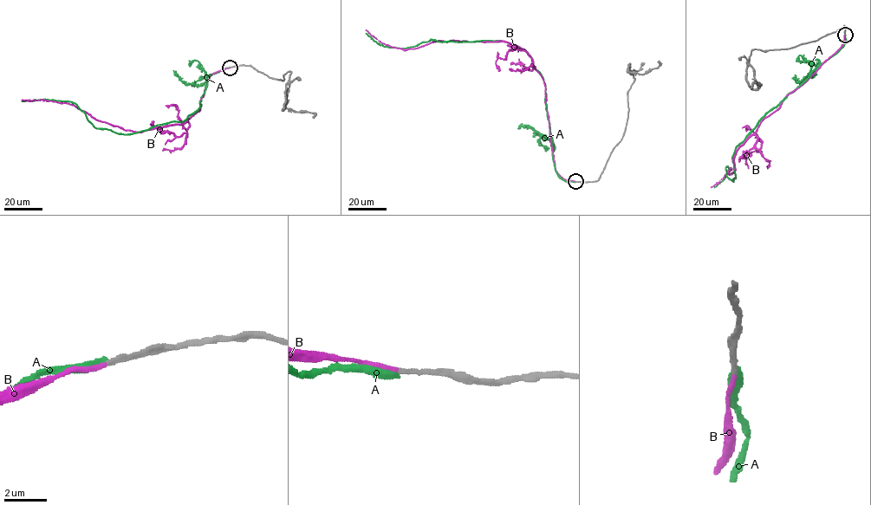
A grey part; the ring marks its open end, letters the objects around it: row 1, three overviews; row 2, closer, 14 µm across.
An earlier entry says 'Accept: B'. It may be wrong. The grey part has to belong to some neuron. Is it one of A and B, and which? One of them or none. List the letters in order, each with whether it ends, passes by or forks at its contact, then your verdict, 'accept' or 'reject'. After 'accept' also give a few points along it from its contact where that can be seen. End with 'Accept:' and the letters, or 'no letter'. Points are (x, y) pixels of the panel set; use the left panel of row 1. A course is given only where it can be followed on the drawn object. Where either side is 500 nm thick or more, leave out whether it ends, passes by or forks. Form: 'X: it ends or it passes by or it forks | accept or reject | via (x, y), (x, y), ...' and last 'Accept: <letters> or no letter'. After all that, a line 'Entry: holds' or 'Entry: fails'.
A: it ends | reject
B: it ends | accept | via (230, 67), (210, 74), (200, 110), (188, 120), (141, 132), (124, 130), (95, 119), (68, 103), (22, 100)
Accept: B
Entry: holds

